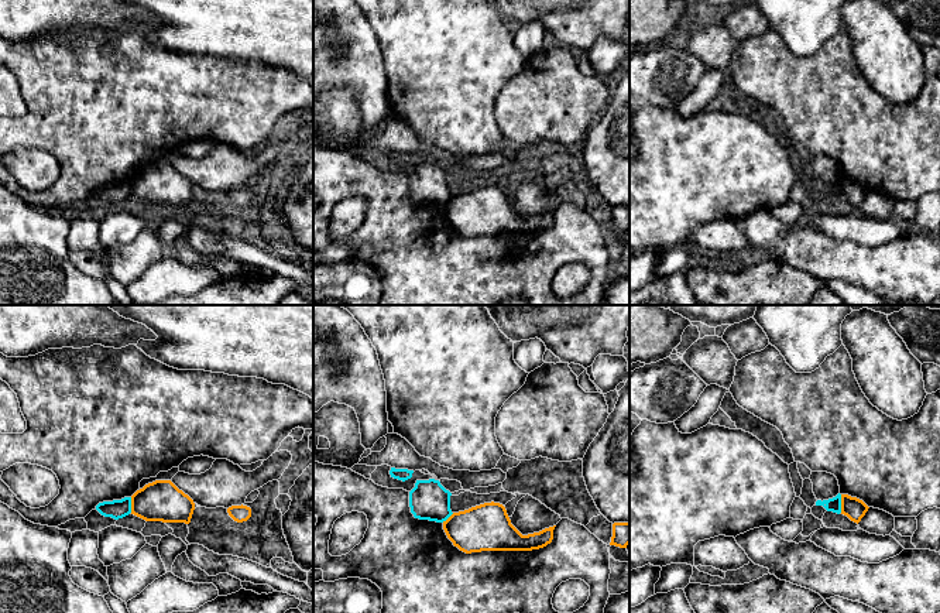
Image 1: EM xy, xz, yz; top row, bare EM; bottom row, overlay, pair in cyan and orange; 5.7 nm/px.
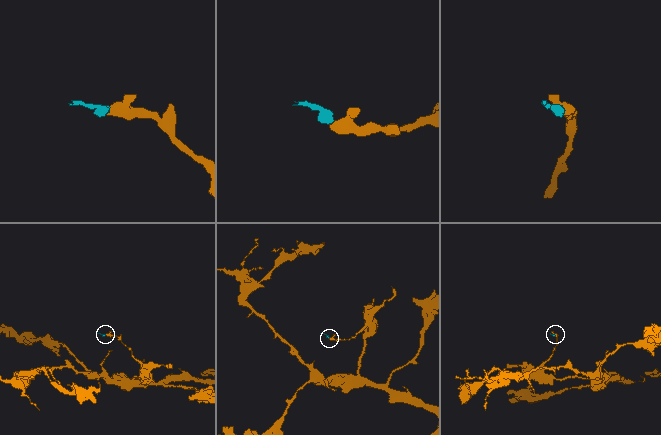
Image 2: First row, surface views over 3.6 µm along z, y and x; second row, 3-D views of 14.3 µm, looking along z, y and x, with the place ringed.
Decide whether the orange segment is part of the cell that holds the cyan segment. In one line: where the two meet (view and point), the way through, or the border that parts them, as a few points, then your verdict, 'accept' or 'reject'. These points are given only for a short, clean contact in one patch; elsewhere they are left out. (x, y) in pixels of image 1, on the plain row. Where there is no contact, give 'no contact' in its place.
meets cyan in yz at (840, 187); border along yz (840, 178), (841, 195); reject

